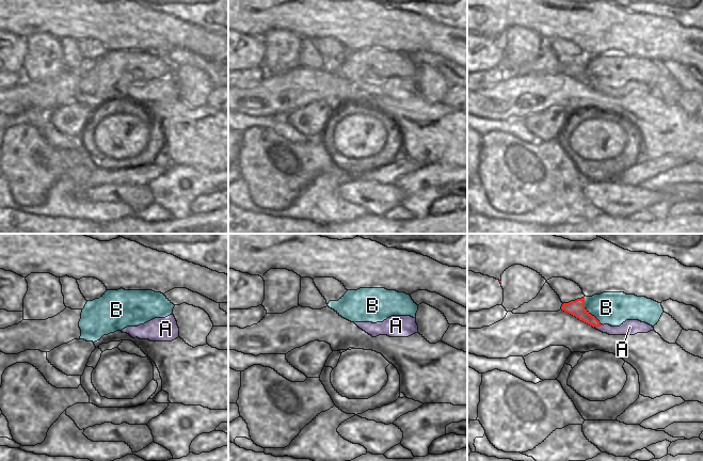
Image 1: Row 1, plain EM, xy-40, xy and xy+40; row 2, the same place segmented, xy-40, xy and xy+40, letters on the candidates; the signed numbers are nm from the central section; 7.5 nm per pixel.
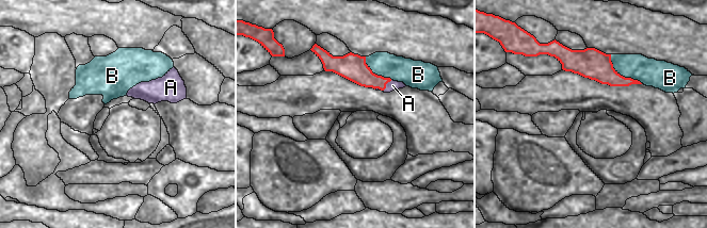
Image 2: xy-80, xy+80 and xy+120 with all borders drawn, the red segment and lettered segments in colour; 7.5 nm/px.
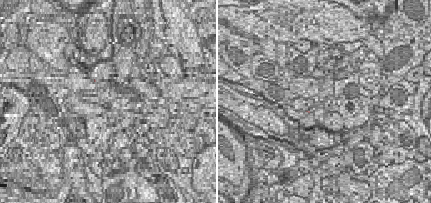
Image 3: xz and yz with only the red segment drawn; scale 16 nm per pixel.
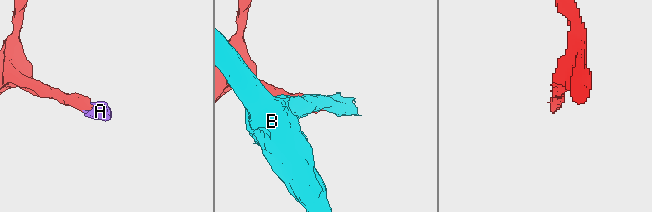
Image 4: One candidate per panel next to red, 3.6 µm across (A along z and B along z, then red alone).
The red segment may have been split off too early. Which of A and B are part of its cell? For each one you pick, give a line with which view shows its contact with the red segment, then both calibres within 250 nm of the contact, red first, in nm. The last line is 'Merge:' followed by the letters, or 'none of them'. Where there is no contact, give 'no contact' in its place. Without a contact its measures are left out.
A: xy+40 | 120/110 nm
Merge: A

